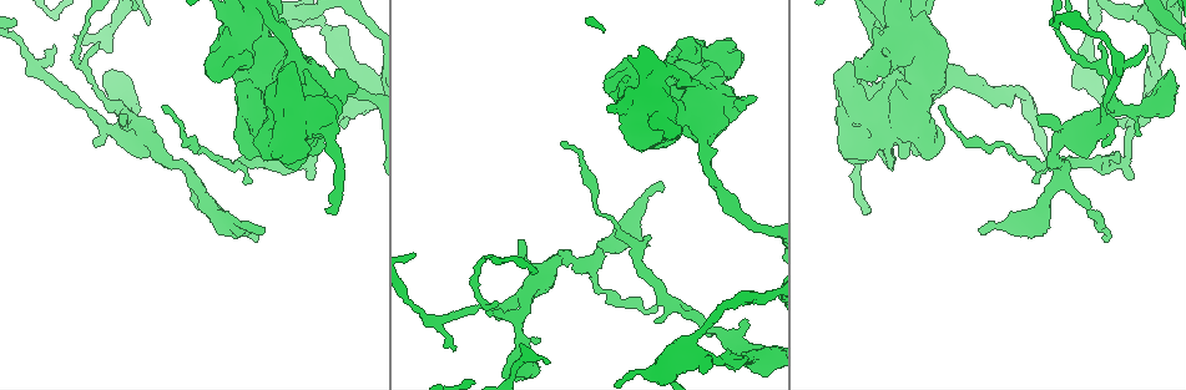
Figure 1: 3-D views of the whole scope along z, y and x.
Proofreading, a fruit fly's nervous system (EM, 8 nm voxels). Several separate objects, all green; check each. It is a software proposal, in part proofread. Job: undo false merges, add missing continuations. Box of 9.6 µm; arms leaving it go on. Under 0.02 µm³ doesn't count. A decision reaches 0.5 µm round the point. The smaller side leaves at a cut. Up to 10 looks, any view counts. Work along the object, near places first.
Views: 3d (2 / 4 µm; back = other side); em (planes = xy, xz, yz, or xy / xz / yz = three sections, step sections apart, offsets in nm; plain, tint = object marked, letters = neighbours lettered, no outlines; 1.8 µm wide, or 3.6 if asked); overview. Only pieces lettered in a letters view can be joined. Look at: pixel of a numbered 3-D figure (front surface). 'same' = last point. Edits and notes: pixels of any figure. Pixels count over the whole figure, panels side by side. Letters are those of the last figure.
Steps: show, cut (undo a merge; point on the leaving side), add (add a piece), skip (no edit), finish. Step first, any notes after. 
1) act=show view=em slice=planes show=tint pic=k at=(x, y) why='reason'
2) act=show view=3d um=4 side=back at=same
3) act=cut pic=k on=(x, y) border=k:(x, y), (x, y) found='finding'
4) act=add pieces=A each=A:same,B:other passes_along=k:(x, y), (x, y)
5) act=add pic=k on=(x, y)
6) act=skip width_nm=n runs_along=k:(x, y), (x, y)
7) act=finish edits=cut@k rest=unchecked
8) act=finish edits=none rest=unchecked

act=show view=3d um=4 side=back pic=1 at=(731, 67) why='abrupt turn'

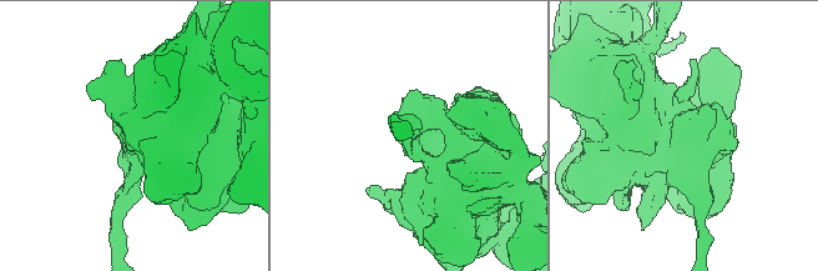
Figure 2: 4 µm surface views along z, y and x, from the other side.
act=show view=em um=3.6 slice=planes show=tint pic=2 at=(694, 136) why='need the tissue'

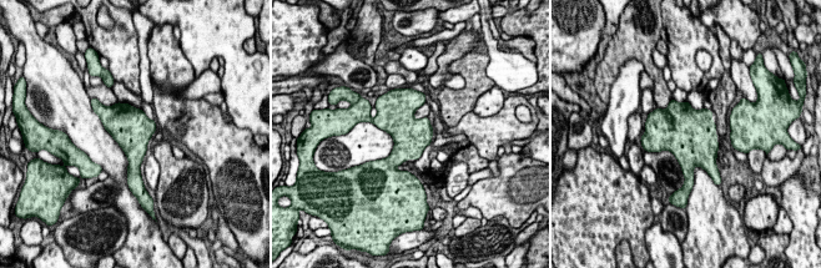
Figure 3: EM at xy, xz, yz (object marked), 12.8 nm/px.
act=show view=em um=3.6 slice=planes show=letters at=same why='what lies round it'

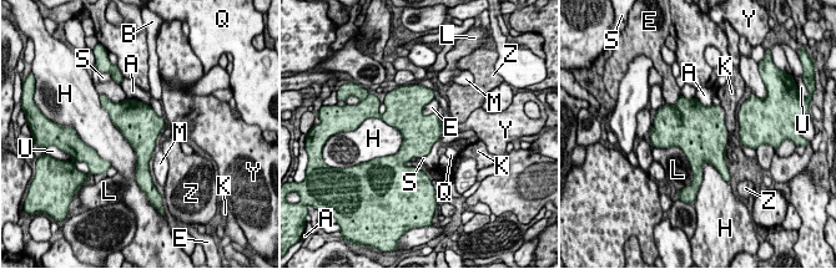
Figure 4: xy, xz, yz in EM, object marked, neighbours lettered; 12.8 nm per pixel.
act=skip each=A:other,B:other,E:other,H:other,K:other,L:other,M:other,Q:other,S:other,U:other,Y:other,Z:other found='all the same neuron'

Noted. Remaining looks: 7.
act=show view=em slice=planes show=letters pic=1 at=(1104, 241) why='thin end'

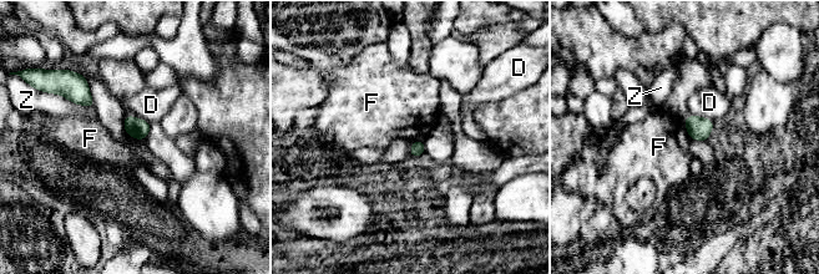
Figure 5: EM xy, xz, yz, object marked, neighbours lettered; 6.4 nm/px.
act=skip each=D:other,F:other,Z:other border=5:(126, 132), (143, 140) found='no lettered piece goes on from it'

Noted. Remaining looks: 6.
act=show view=em slice=yz step=8 show=letters pic=1 at=(744, 320) why='an open end'

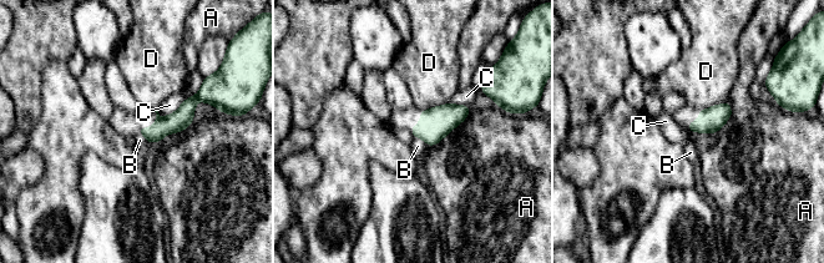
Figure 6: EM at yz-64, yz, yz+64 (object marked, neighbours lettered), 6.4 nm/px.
act=show view=em slice=planes show=letters at=same why='another direction'

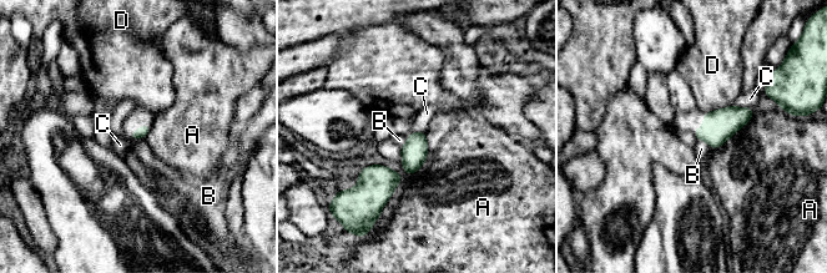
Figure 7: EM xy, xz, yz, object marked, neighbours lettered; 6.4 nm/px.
act=skip each=A:other,B:other,C:other,D:other border=7:(732, 105), (751, 109) found='no lettered piece goes on from it'

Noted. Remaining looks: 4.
act=show view=em slice=yz step=4 show=tint pic=1 at=(128, 120) why='looks like a crossing'

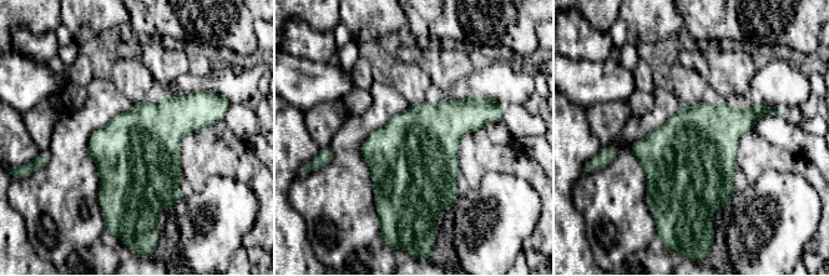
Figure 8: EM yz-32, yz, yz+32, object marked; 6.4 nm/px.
act=show view=em slice=planes show=letters at=same why='another direction'

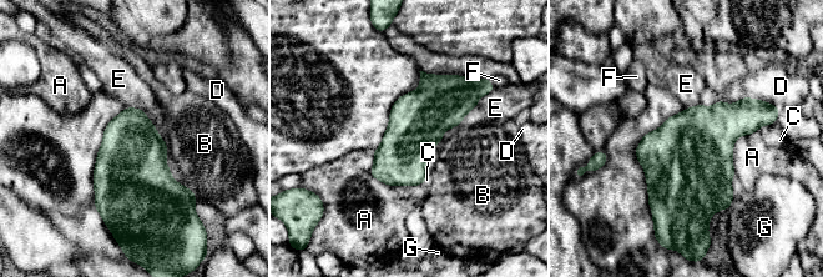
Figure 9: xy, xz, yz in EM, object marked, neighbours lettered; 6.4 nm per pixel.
act=skip width_nm=360 each=A:other,B:other,C:other,D:other,E:other,F:other,G:other border=9:(125, 106), (144, 111) found='one neuron here'

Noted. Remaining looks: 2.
act=finish edits=none rest=unchecked

